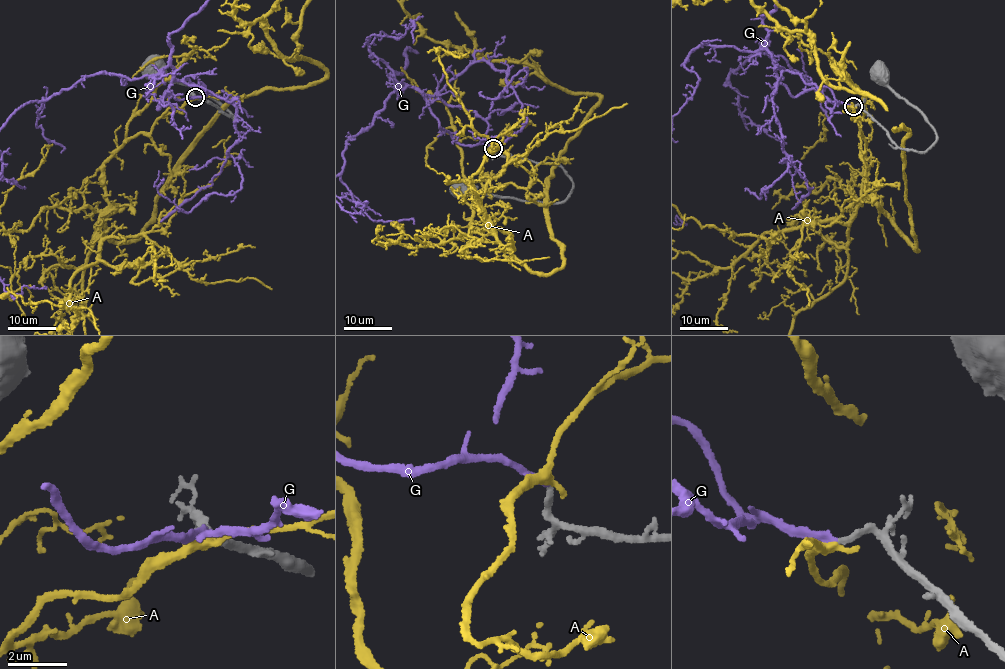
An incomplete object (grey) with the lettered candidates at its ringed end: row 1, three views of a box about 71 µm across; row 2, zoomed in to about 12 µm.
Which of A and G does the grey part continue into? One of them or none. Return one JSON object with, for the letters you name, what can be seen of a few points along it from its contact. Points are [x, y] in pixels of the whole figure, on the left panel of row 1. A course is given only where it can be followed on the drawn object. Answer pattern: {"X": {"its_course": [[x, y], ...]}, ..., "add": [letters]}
{"add": ["G"]}

